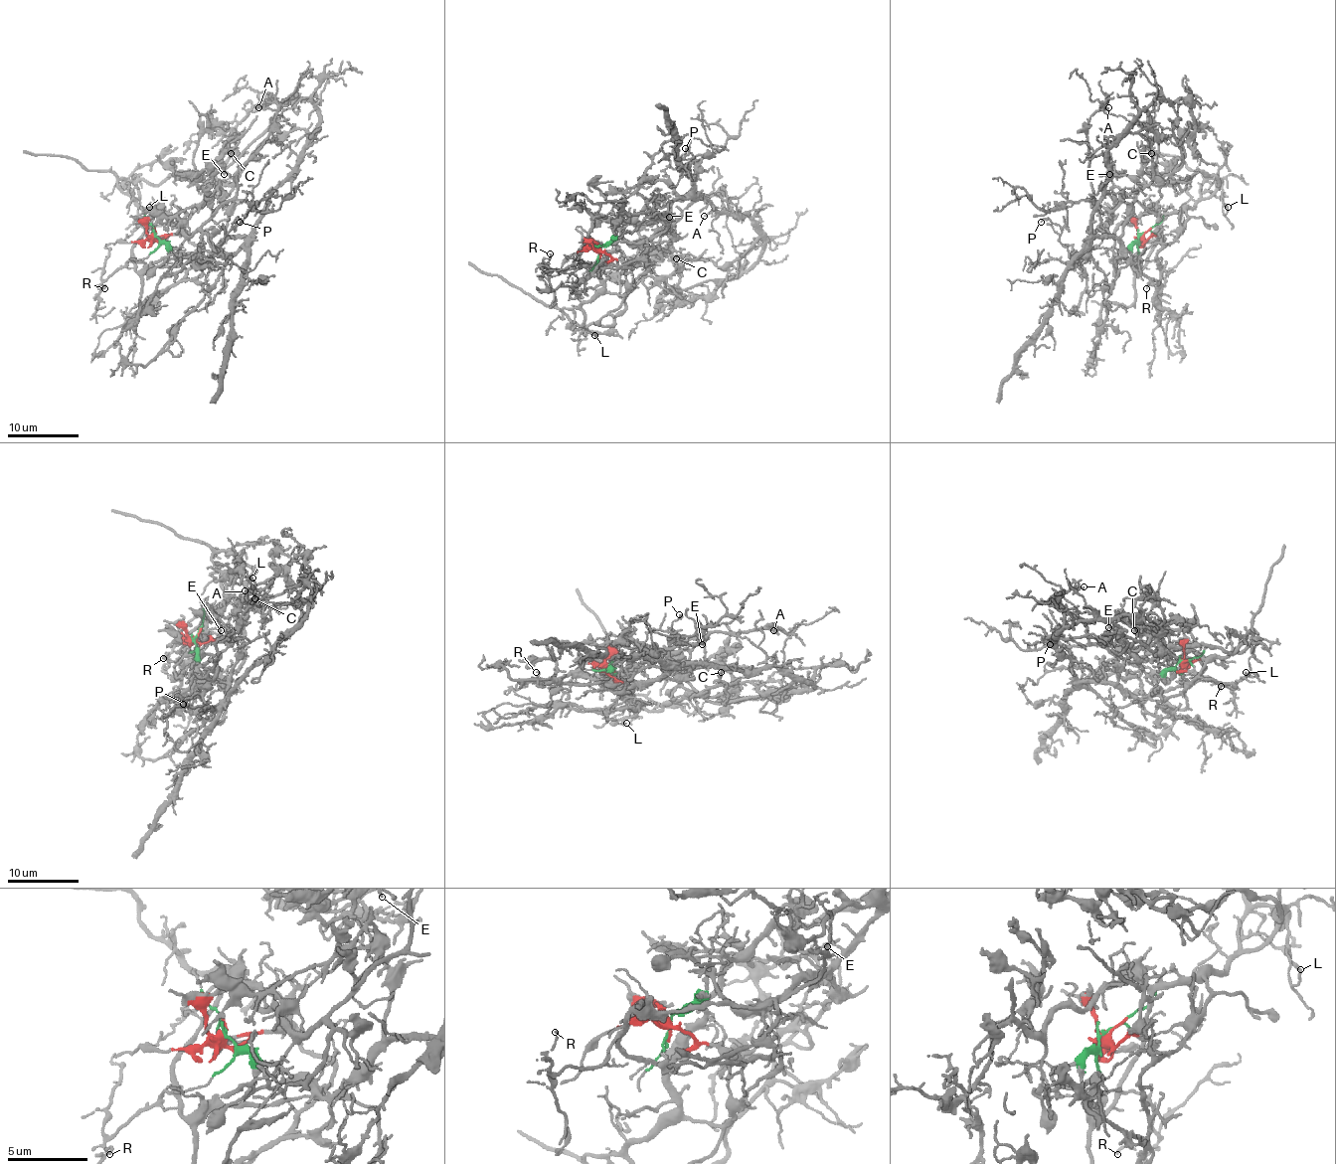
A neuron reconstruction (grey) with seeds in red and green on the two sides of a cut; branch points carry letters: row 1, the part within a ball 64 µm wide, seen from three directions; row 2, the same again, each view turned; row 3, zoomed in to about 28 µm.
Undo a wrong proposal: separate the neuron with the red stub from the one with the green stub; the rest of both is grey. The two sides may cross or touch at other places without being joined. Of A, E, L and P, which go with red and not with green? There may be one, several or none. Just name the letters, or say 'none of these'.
A, E, L

